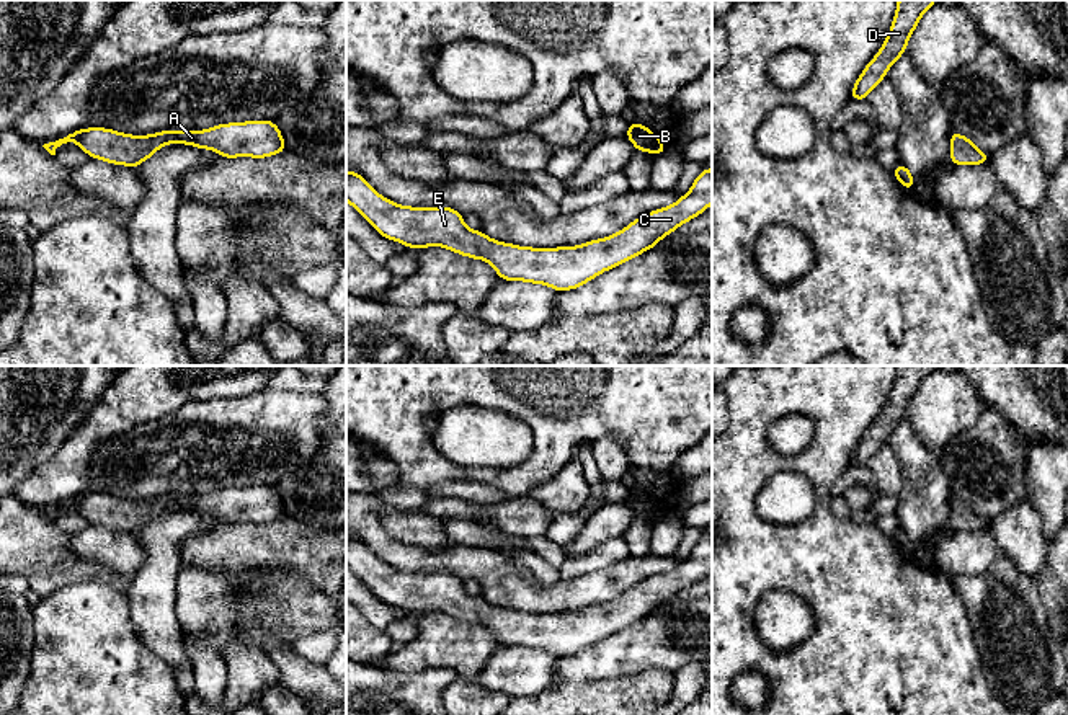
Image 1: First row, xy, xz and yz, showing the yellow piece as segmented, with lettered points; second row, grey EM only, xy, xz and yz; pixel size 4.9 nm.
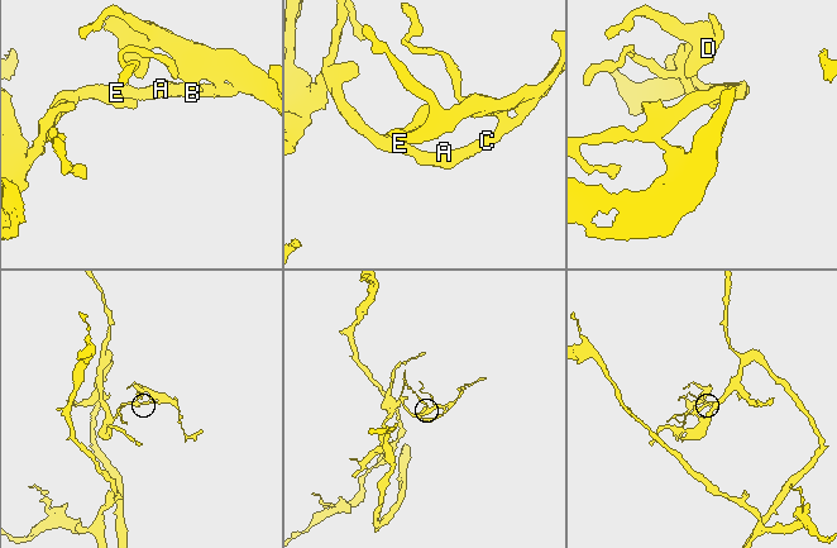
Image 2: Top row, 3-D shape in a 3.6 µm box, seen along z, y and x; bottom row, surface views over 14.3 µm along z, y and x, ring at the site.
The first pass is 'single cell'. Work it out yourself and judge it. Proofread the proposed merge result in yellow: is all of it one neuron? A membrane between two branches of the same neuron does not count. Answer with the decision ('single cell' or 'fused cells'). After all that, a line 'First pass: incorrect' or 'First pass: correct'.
single cell
First pass: correct

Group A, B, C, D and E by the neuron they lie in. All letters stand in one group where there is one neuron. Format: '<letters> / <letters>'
A B C D E

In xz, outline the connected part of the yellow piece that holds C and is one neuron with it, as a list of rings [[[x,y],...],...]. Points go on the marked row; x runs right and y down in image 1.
[[[712,168],[696,176],[691,189],[674,204],[647,212],[611,237],[590,240],[576,246],[531,248],[501,243],[482,230],[470,230],[464,215],[452,207],[410,207],[380,196],[358,171],[346,171],[346,201],[384,237],[408,248],[444,246],[462,256],[485,260],[503,281],[544,284],[557,292],[576,289],[598,274],[634,260],[673,233],[679,225],[701,215],[712,204]]]

